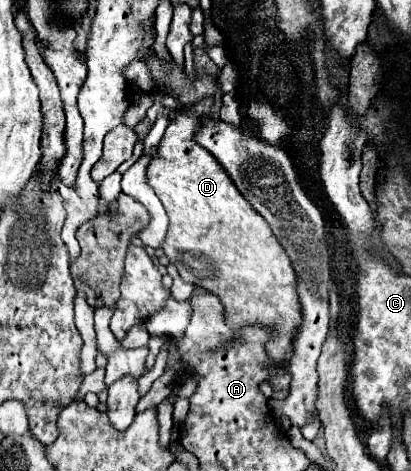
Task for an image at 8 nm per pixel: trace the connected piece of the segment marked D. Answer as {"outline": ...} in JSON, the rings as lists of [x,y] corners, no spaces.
{"outline":[[[213,98],[201,100],[191,110],[181,110],[175,114],[171,124],[165,130],[163,140],[157,146],[157,154],[151,158],[147,166],[147,182],[153,186],[155,194],[161,198],[167,216],[169,216],[169,232],[163,244],[163,252],[171,264],[177,266],[181,278],[185,282],[193,282],[211,294],[215,294],[225,306],[225,322],[233,330],[241,330],[245,326],[265,326],[273,332],[273,336],[265,342],[267,356],[281,366],[293,354],[293,338],[301,326],[301,304],[297,294],[297,276],[281,242],[271,232],[269,224],[245,202],[243,194],[235,188],[233,180],[219,166],[219,162],[197,142],[193,142],[193,134],[199,128],[201,116],[205,116],[213,106]]]}

